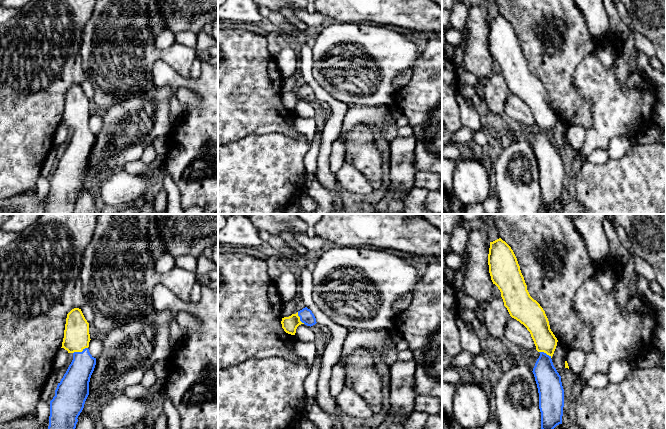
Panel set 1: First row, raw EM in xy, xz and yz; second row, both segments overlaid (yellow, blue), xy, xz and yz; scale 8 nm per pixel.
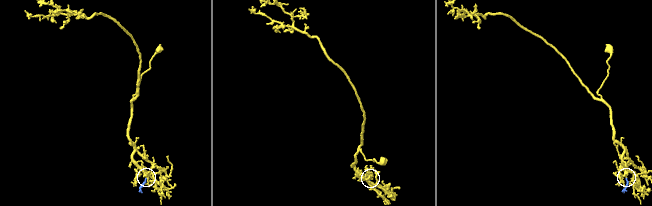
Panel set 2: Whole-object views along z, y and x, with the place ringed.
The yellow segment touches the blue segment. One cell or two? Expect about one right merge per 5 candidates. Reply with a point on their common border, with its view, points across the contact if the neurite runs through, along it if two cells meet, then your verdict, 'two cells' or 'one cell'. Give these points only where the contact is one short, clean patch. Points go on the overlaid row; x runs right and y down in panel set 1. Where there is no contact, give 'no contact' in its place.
xy (80, 351) | across xy (76, 338), (80, 351), (80, 370), (75, 381) | one cell

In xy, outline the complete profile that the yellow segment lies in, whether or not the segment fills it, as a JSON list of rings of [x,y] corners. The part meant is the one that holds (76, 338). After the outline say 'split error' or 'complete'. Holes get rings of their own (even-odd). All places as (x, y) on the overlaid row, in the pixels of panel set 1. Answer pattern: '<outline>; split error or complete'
[[[74,308],[66,318],[62,347],[73,354],[73,360],[66,373],[58,383],[55,396],[50,401],[50,416],[48,429],[75,429],[78,416],[84,408],[89,395],[89,382],[96,365],[96,358],[89,352],[89,323],[85,319],[81,309]]]; split error

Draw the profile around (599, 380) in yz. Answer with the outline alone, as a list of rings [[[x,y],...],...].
[[[596,373],[586,380],[586,383],[596,389],[604,388],[609,383],[608,375],[607,373]]]

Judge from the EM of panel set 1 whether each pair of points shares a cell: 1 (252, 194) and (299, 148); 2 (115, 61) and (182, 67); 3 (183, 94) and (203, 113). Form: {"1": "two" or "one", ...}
{"1": "one", "2": "one", "3": "two"}

